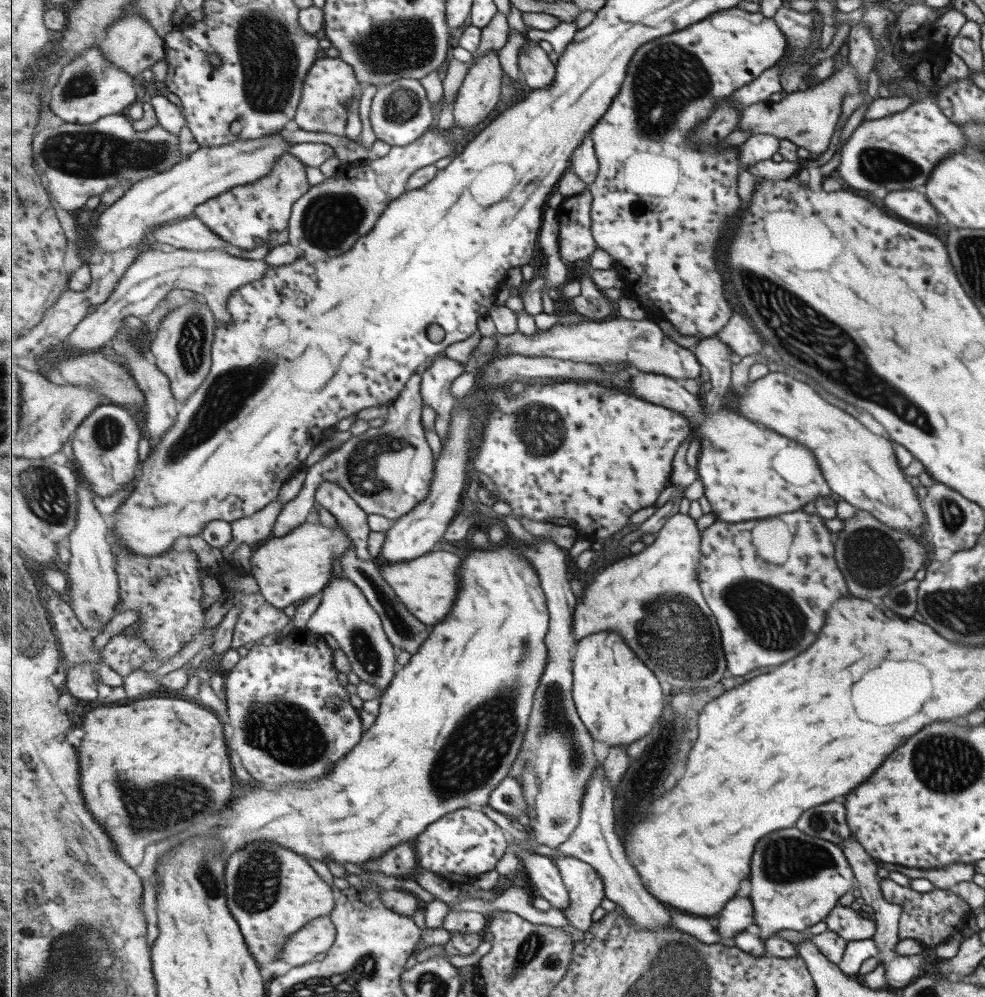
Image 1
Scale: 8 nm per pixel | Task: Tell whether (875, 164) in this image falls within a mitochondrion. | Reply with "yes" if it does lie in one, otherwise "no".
yes

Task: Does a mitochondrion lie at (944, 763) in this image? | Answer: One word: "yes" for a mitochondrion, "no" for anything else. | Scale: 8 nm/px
yes

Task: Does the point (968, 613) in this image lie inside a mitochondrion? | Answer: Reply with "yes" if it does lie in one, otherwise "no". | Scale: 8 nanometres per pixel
yes

